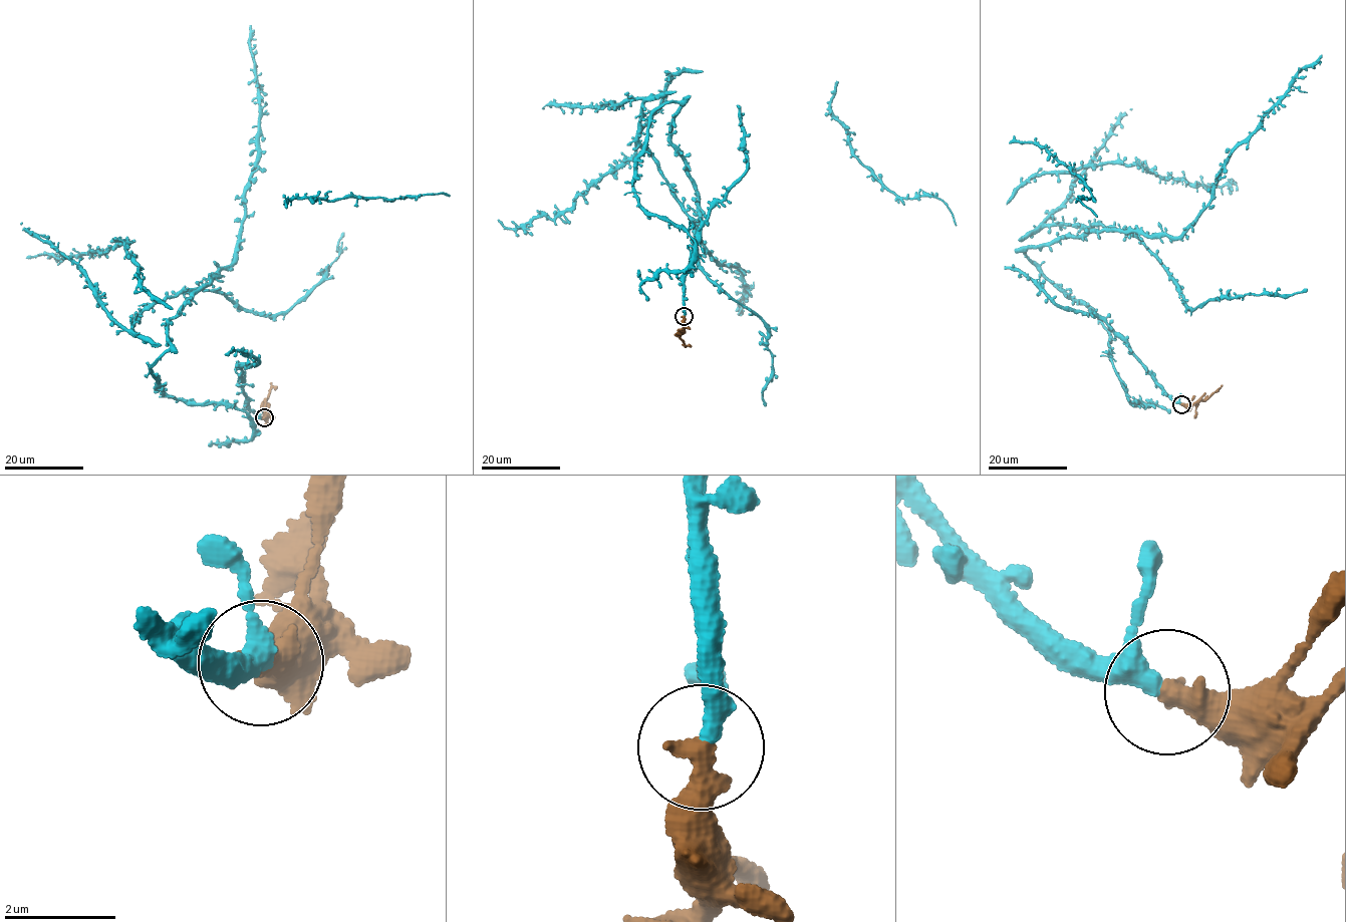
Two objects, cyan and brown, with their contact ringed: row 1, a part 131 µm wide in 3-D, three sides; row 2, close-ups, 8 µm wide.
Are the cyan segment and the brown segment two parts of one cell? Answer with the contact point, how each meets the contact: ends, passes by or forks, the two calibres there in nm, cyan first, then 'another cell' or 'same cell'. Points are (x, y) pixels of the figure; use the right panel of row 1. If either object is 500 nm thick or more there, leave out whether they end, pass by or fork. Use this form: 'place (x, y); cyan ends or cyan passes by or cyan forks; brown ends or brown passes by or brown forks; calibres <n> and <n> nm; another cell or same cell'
place (1181, 404); calibres 280 and 500 nm; same cell

